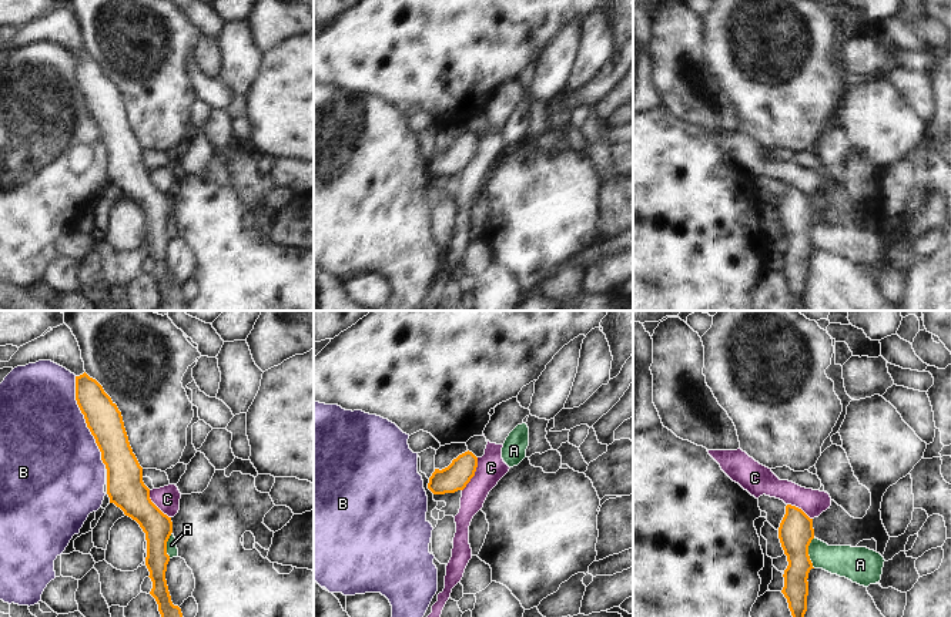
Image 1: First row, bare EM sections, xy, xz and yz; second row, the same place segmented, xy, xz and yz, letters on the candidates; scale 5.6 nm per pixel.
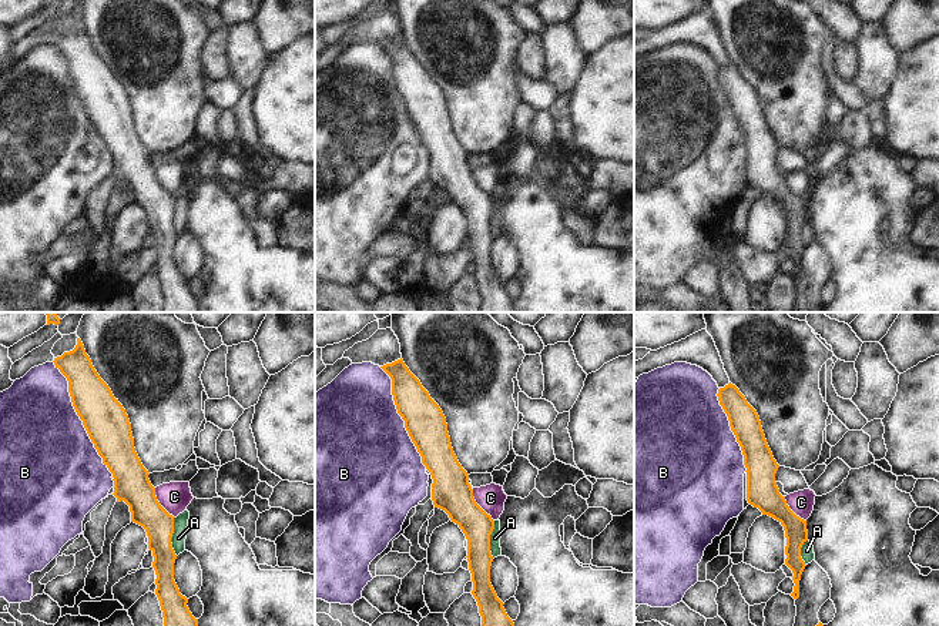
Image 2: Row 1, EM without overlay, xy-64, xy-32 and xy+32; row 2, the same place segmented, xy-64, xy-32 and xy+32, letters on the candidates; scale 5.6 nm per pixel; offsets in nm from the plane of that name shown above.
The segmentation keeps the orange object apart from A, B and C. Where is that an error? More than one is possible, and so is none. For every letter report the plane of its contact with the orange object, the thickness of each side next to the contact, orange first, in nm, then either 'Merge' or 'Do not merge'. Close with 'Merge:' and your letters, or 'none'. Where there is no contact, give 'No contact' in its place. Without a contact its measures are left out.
A: Touches orange in yz. Thickness 200 nm (orange) against 180 nm. Do not merge
B: Touches orange in xy. Thickness 200 nm (orange) against 500 nm. Do not merge
C: Touches orange in xz. Thickness 150 nm (orange) against 160 nm. Do not merge
Merge: none

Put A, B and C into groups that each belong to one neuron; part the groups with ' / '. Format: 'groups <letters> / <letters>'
groups A / B / C

